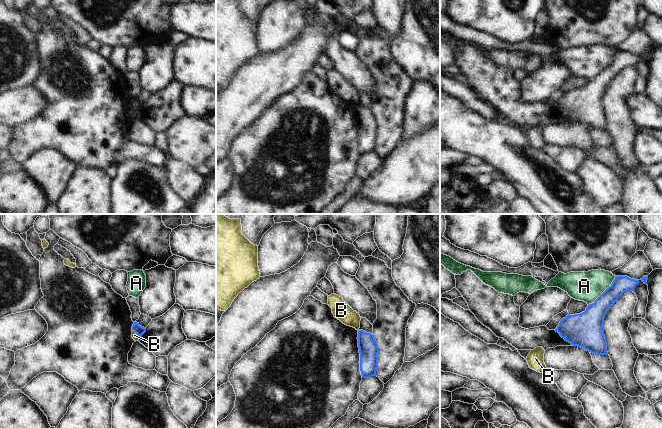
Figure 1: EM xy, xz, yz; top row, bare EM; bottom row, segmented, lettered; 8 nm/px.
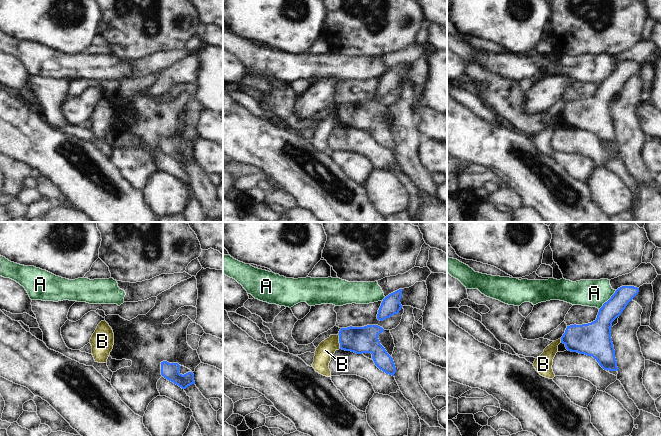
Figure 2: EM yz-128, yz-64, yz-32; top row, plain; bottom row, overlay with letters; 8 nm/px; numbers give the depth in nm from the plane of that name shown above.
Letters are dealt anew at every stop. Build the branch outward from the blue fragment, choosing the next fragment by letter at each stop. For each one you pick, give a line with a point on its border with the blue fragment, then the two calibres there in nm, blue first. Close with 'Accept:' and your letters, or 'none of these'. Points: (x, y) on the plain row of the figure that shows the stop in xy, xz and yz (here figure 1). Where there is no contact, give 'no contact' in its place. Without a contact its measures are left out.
Accept: none of these

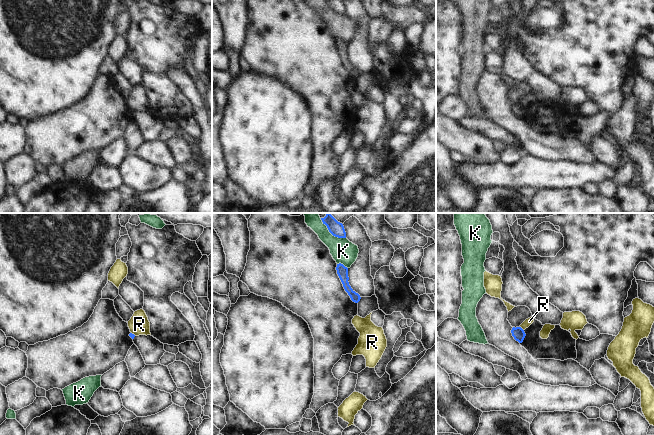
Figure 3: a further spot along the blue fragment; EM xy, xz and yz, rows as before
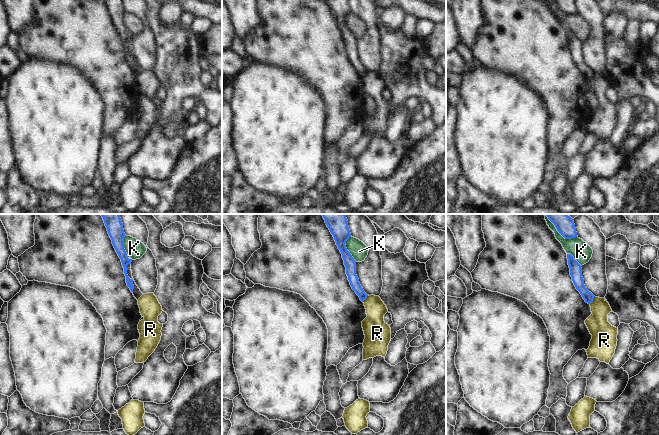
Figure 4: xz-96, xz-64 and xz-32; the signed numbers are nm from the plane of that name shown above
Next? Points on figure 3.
Accept: none of these

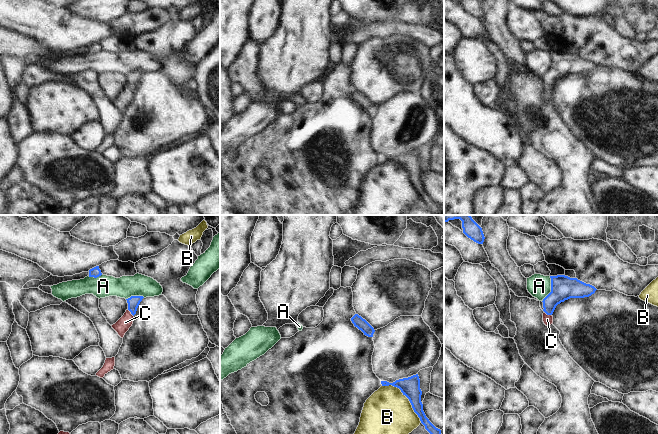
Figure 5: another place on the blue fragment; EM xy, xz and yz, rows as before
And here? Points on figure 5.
C: contact yz (548, 90); calibres 190 and 80 nm
Accept: C

